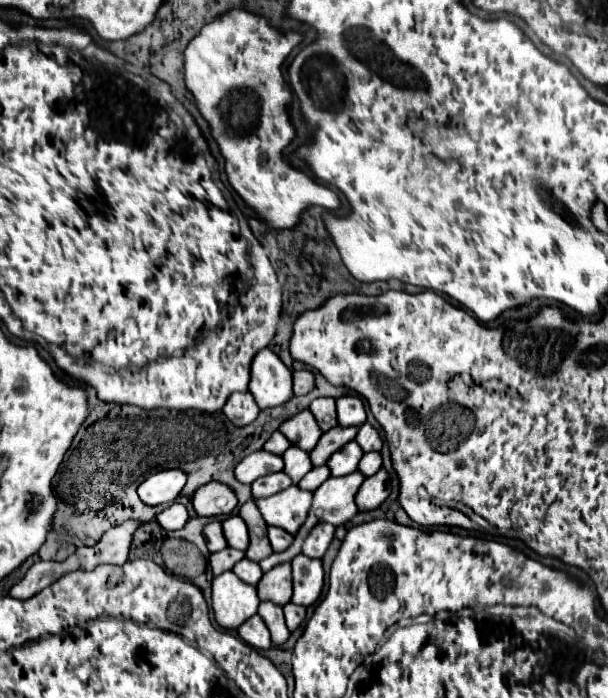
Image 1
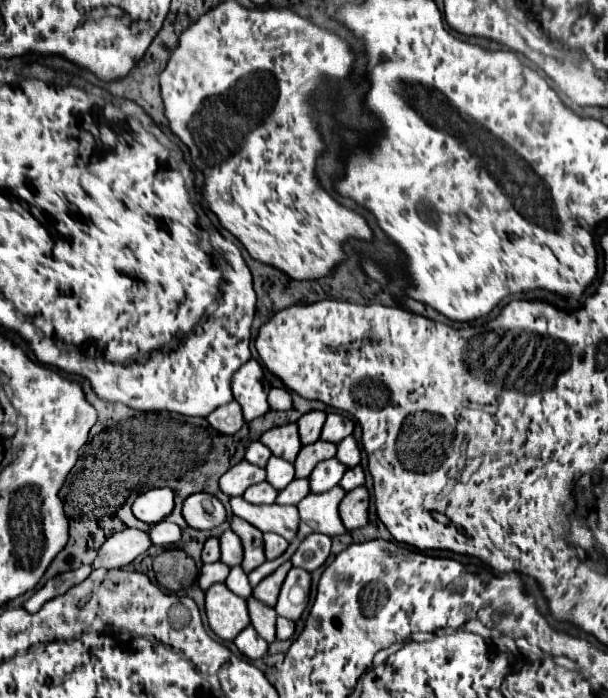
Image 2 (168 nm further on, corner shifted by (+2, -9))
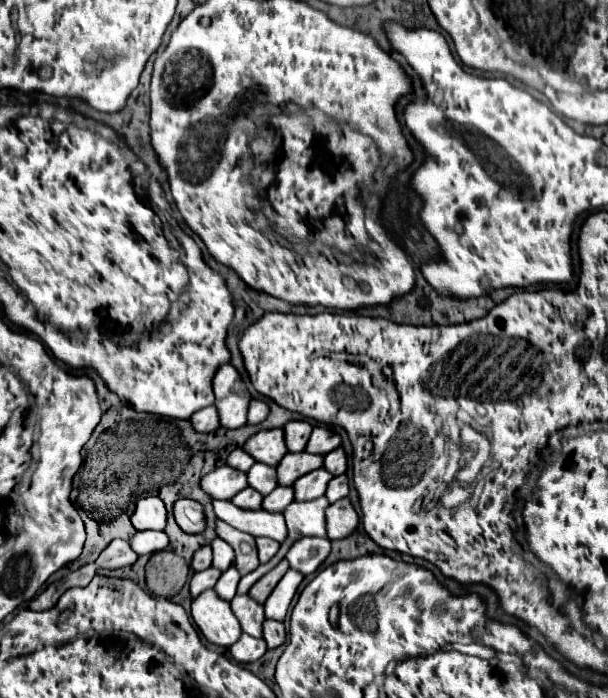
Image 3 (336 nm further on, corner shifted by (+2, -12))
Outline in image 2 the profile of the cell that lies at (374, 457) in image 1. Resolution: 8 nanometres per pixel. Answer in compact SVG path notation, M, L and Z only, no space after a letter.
M356 465L356 467L352 467L352 469L346 469L346 473L344 473L344 477L340 479L338 485L340 485L344 491L352 491L352 489L364 485L364 471L362 471L362 467Z

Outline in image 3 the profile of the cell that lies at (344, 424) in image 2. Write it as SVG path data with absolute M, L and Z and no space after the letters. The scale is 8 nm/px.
M316 426L308 444L306 444L306 452L310 454L328 454L334 448L338 448L342 444L340 436L336 432L332 432L326 426Z

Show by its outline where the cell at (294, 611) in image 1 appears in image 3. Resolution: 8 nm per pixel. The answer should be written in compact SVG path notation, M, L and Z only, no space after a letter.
M266 620L264 622L264 640L268 648L278 648L286 640L286 628L282 622L276 620Z

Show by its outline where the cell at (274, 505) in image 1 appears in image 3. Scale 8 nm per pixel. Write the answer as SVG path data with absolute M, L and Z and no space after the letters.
M214 500L214 512L220 520L228 522L230 526L252 534L252 536L266 536L276 542L286 540L286 520L280 512L266 512L266 510L244 510L234 506L230 500Z

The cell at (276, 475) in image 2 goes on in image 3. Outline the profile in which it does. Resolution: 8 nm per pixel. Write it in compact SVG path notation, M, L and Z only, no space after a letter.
M256 462L250 470L248 470L248 484L258 490L260 494L270 494L276 486L278 486L278 476L276 476L276 468Z

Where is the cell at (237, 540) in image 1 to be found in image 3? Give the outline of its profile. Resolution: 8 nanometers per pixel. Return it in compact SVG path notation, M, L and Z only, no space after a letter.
M216 538L216 540L212 540L212 550L214 550L214 560L212 560L214 568L224 572L226 568L230 568L234 564L234 550L230 548L230 544Z

